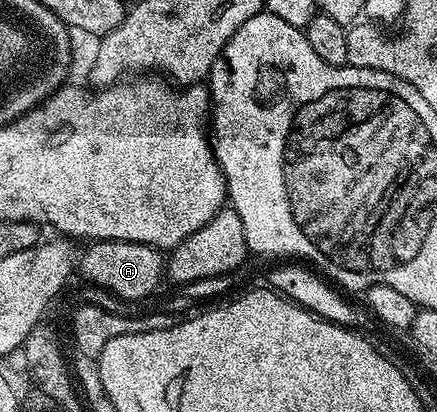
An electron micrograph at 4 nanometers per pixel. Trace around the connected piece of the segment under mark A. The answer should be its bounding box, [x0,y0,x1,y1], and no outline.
[81,240,165,300]

